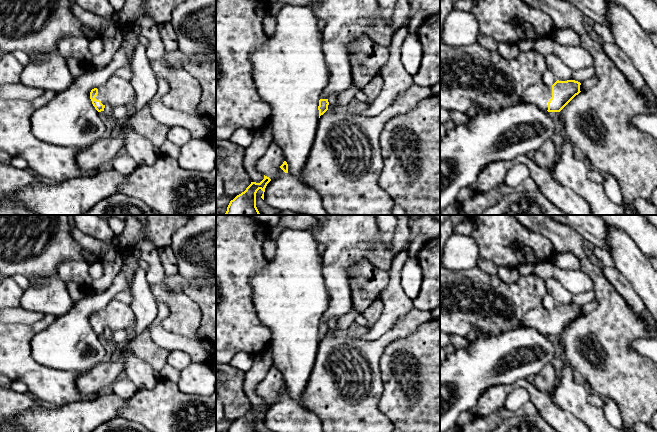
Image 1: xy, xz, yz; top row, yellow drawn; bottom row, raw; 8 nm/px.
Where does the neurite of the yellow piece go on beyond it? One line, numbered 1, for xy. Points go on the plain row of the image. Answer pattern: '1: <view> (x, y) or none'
1: xy (116, 315)

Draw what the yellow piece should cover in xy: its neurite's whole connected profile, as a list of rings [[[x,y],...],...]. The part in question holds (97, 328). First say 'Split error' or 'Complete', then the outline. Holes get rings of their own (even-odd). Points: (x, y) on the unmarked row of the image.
Split error. [[[116,299],[90,316],[90,323],[98,336],[104,335],[106,328],[112,331],[126,329],[133,326],[135,322],[136,317],[130,306]]]

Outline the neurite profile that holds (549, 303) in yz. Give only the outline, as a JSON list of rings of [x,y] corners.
[[[549,293],[545,295],[543,304],[544,307],[548,310],[552,310],[557,305],[556,301]]]

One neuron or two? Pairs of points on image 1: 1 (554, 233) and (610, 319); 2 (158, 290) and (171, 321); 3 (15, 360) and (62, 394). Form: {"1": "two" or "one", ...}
{"1": "one", "2": "one", "3": "one"}

